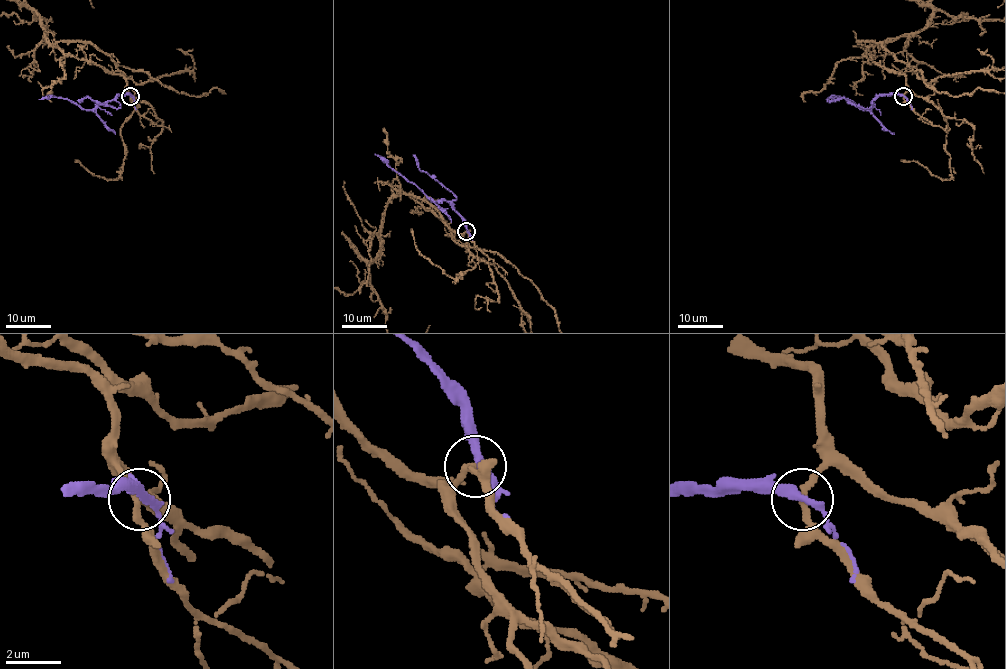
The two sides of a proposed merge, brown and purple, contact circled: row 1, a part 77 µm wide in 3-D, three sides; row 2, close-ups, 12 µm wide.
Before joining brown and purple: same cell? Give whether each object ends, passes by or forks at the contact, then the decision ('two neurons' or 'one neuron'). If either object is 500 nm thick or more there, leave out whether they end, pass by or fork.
brown passes by | purple passes by | two neurons

